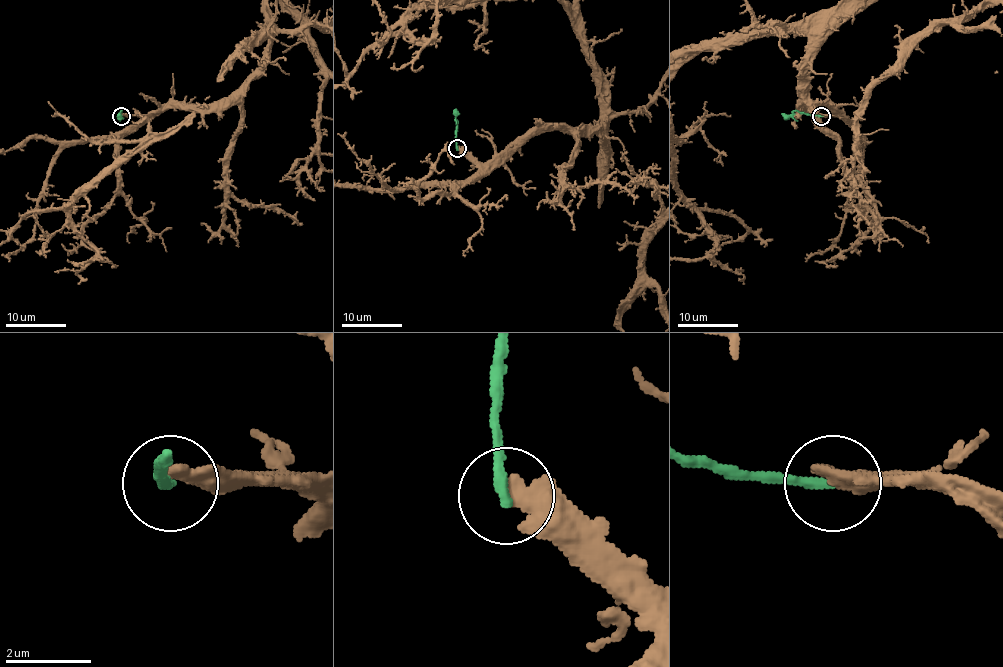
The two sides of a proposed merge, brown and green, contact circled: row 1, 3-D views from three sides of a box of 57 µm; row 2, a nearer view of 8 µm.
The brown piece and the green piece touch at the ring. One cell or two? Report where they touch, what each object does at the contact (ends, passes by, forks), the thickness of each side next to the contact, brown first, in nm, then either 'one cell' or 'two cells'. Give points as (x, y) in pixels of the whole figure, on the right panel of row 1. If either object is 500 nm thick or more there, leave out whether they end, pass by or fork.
(821, 116) | 550/260 nm | two cells

